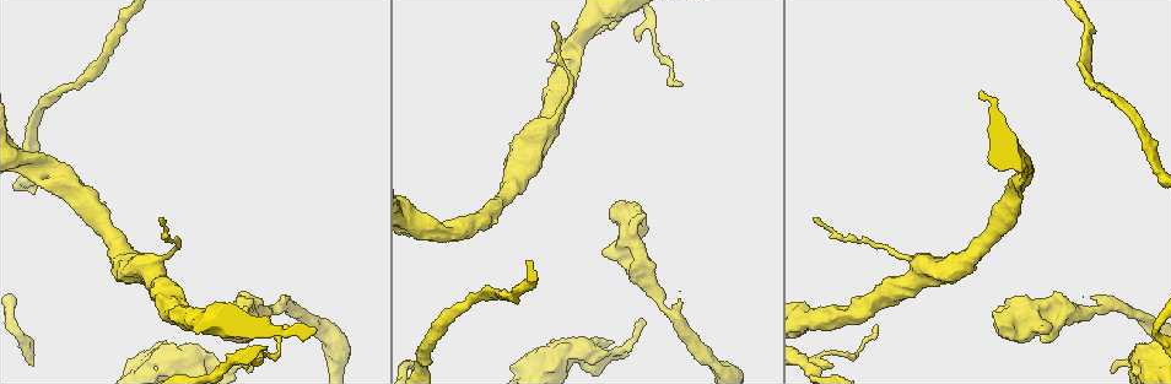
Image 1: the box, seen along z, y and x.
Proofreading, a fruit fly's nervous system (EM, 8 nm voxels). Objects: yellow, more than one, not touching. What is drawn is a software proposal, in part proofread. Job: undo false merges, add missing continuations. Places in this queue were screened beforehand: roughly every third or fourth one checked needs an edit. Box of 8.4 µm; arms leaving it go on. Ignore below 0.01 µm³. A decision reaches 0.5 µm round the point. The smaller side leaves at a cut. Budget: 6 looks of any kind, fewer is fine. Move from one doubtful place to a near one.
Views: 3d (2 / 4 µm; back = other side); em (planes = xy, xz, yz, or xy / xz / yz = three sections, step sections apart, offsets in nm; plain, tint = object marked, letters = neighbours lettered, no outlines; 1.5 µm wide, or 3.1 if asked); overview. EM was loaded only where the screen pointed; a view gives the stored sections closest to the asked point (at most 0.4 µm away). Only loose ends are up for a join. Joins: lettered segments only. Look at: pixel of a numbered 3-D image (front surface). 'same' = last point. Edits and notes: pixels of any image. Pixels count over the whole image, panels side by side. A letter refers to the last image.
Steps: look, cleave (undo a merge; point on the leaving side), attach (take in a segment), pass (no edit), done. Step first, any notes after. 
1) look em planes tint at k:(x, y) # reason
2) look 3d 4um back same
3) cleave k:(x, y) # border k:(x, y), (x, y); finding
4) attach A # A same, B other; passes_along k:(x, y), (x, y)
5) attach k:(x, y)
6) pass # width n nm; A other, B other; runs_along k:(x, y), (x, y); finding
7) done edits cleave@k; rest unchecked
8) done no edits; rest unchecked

look em xy step 8 tint at 1:(461, 228) # a fork

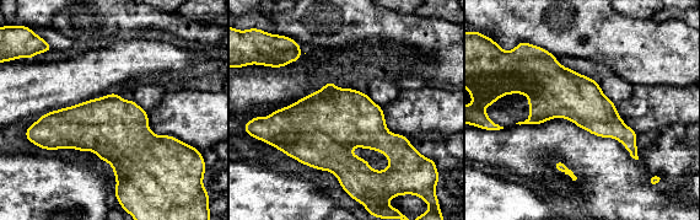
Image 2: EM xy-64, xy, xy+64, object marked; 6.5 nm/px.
look em planes letters same

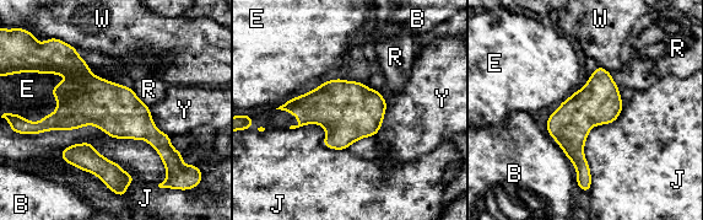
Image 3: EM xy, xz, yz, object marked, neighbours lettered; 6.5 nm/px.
pass # B other, E other, J other, R other, W other, Y other; border 3:(32, 134), (144, 139), (167, 176); all the same cell

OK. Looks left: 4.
look 3d 2um at 1:(814, 219) # tapers out

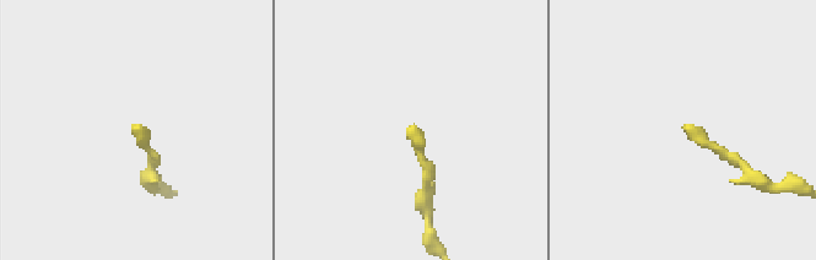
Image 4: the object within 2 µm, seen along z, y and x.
look em planes letters at 4:(407, 128)

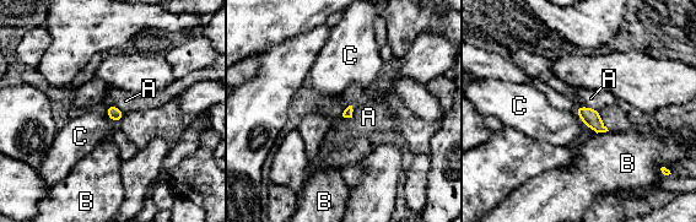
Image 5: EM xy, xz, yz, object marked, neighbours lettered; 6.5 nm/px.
pass # A other, B other, C other; border 5:(575, 110), (586, 125); none of them fits

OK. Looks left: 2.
done no edits; rest unchecked

